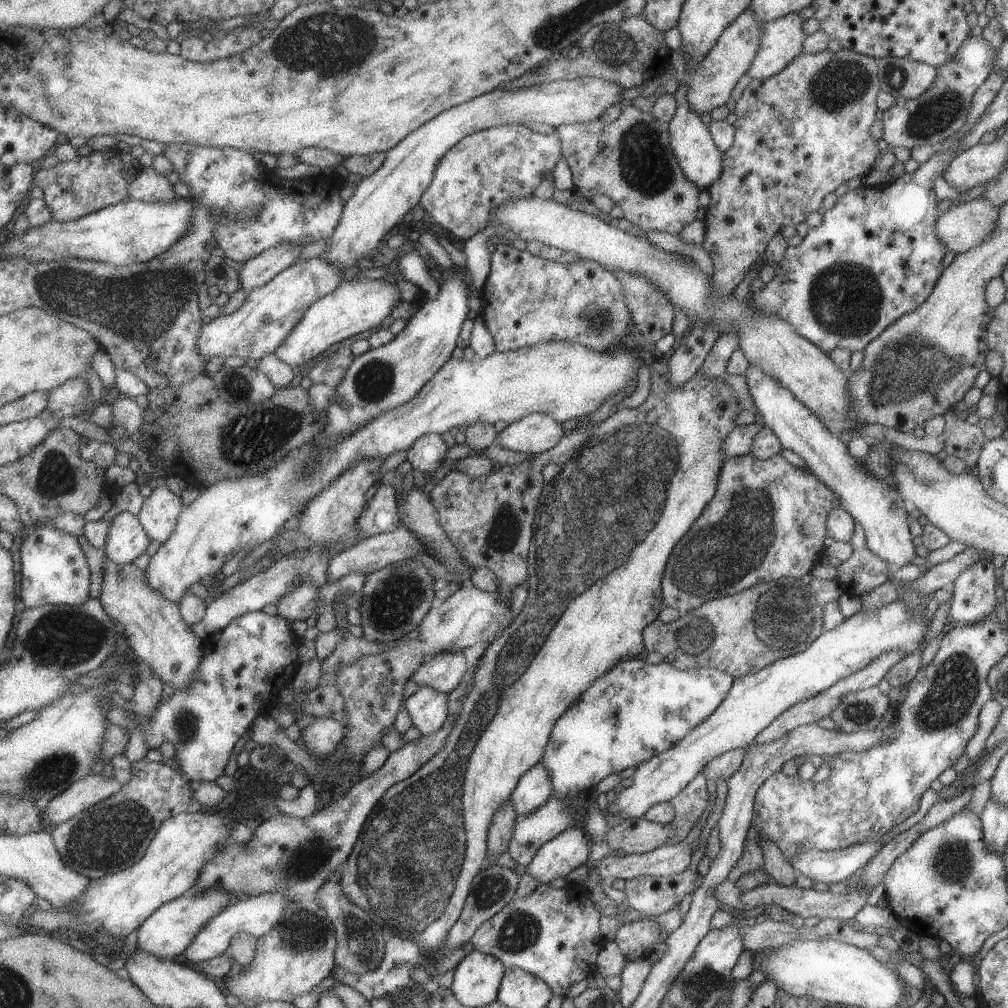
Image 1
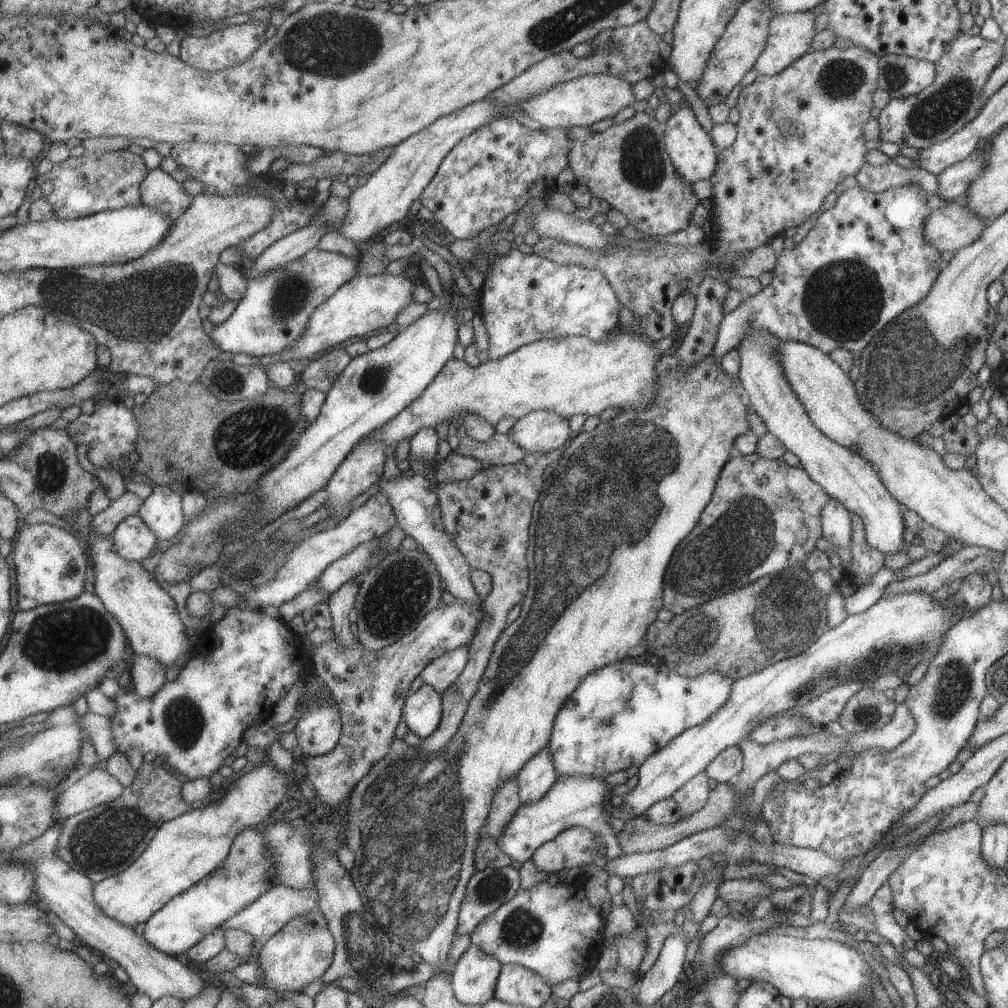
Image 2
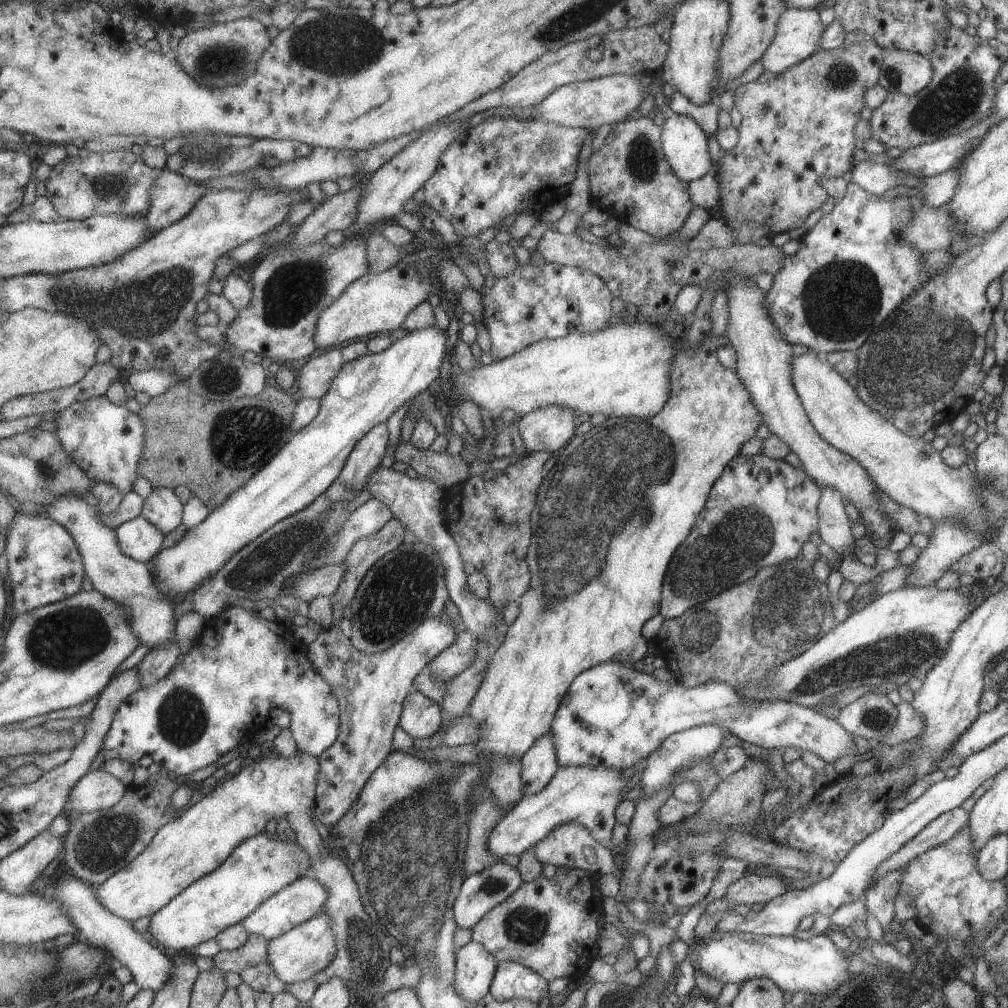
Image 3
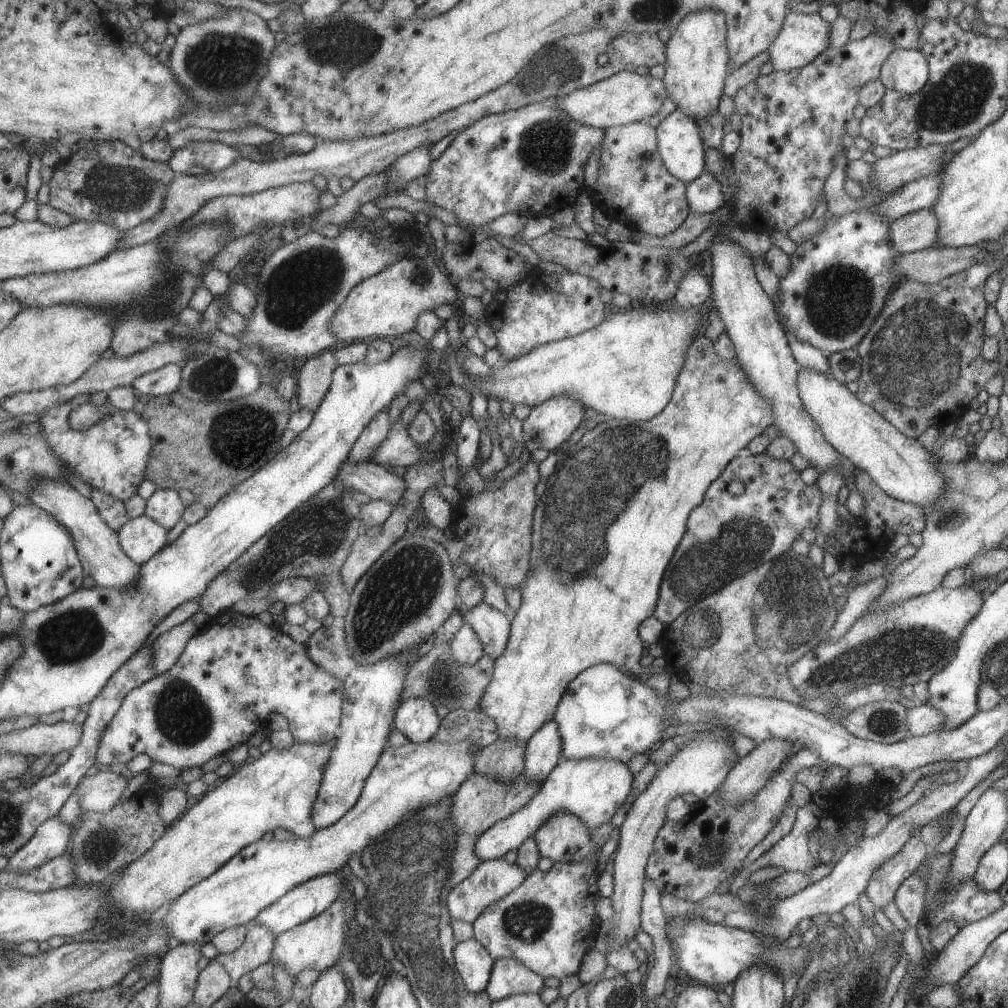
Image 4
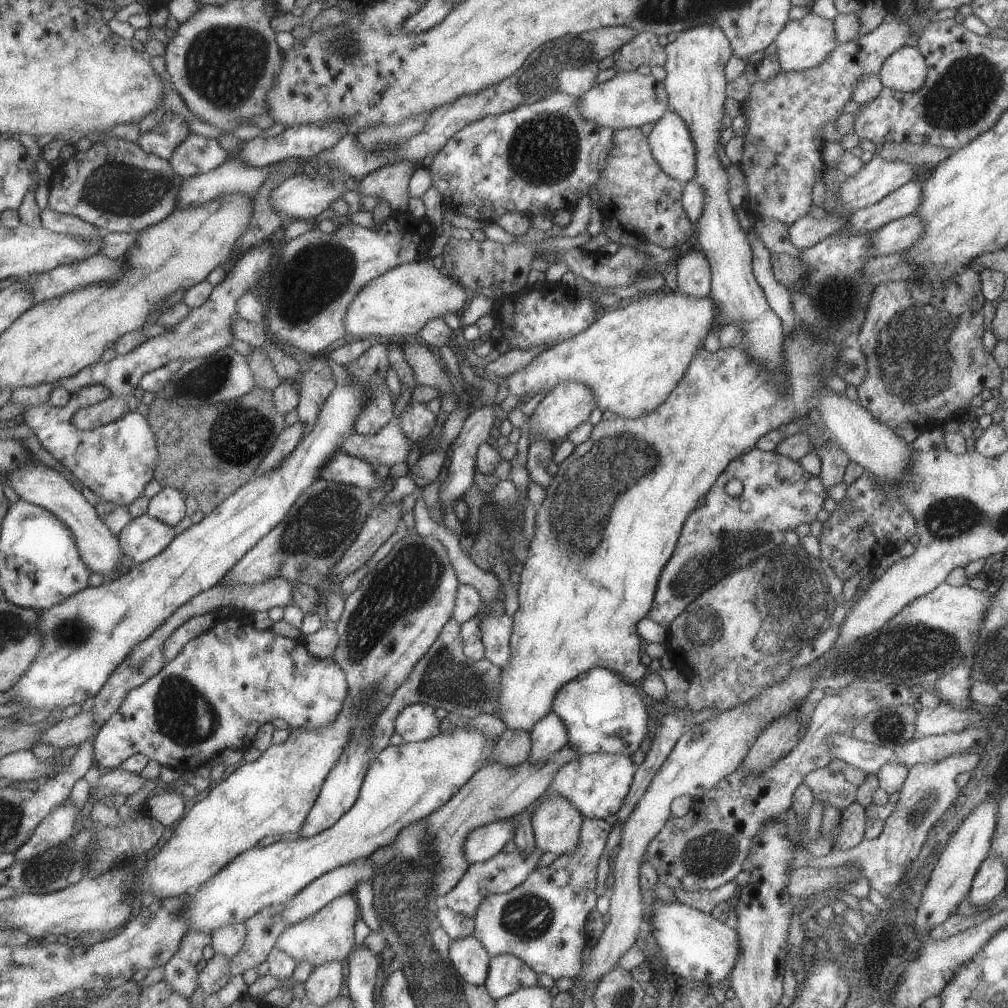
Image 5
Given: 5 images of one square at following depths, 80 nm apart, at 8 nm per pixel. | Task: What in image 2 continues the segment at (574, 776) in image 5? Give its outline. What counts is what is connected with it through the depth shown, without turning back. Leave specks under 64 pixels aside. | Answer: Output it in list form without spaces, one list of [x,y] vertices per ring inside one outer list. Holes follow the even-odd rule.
[[[557,777],[551,788],[539,800],[517,807],[496,838],[497,848],[512,860],[522,863],[530,858],[538,846],[557,836],[562,830],[583,827],[599,838],[599,842],[605,848],[604,854],[609,860],[623,856],[624,852],[621,851],[615,837],[616,830],[607,822],[611,815],[605,811],[606,802],[610,802],[613,808],[619,801],[611,794],[611,788],[605,777]]]

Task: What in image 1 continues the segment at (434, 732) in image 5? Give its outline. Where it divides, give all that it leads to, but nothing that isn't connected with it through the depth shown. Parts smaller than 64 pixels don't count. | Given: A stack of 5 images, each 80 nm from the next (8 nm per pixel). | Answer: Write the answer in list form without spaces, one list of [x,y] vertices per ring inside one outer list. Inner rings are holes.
[[[422,686],[403,700],[411,724],[419,734],[428,735],[435,732],[444,723],[448,713],[447,695]]]

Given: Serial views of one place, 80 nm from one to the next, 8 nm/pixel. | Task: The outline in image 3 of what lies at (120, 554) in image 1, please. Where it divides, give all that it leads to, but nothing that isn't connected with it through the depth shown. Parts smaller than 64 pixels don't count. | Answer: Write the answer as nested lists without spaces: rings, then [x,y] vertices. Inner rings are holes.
[[[140,514],[114,528],[117,544],[124,555],[148,562],[161,550],[164,534]]]

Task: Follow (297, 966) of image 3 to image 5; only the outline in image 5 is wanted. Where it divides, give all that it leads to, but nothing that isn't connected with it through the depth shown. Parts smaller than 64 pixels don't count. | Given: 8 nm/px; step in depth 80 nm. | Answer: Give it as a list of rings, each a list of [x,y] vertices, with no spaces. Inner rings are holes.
[[[346,893],[345,895],[336,897],[321,910],[317,910],[315,914],[303,918],[299,923],[285,928],[277,941],[274,948],[281,950],[295,964],[297,962],[305,962],[308,969],[327,964],[327,962],[339,962],[348,959],[354,942],[354,924],[357,920],[360,910],[354,894]]]

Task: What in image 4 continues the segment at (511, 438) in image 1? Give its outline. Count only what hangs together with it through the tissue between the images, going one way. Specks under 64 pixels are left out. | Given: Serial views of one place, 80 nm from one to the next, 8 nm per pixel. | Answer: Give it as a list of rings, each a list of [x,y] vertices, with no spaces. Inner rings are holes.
[[[565,394],[533,406],[523,420],[523,446],[529,453],[539,449],[556,452],[582,424],[584,410],[573,396]]]

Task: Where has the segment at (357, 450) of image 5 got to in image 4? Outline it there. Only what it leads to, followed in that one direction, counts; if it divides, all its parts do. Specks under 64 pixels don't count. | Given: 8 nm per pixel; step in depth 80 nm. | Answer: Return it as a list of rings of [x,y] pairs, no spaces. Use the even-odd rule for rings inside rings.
[[[398,419],[397,422],[390,425],[387,436],[371,454],[371,461],[375,464],[381,464],[387,469],[394,469],[398,466],[407,468],[409,464],[421,462],[425,458],[423,453],[410,440],[403,428],[403,422]]]

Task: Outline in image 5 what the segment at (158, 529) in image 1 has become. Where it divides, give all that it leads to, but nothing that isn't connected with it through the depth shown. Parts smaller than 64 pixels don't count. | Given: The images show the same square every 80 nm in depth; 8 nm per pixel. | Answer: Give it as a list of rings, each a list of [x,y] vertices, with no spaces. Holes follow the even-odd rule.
[[[162,487],[148,500],[145,513],[167,526],[174,527],[185,516],[184,496],[179,489]]]

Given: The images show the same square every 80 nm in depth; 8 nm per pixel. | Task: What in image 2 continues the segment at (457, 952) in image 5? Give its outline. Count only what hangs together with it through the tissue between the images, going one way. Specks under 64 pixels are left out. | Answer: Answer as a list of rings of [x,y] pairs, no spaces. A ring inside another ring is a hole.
[[[469,945],[454,962],[450,985],[454,998],[464,1005],[482,1005],[493,998],[500,962],[475,945]]]

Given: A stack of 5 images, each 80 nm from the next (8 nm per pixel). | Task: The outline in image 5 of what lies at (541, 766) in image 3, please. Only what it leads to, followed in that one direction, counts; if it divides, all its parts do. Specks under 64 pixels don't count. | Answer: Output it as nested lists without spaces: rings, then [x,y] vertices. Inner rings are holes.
[[[553,711],[547,712],[541,720],[533,724],[529,732],[529,762],[547,760],[553,752],[561,750],[567,744],[567,732],[563,722]]]

